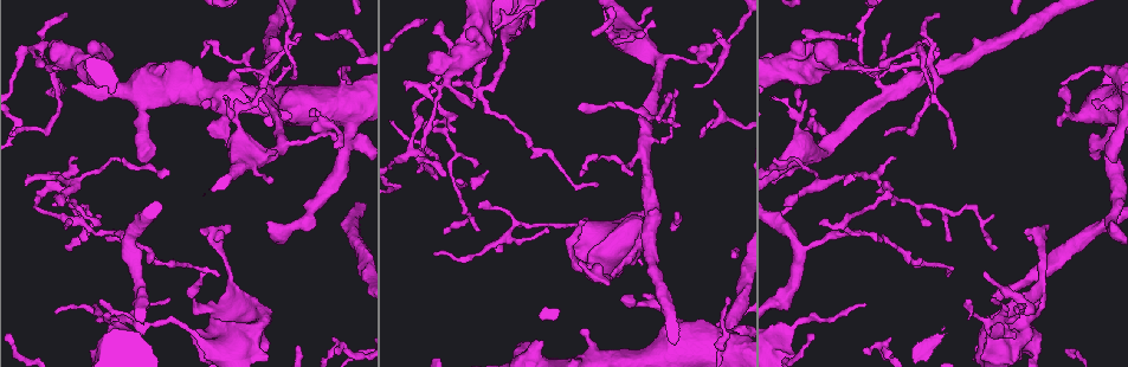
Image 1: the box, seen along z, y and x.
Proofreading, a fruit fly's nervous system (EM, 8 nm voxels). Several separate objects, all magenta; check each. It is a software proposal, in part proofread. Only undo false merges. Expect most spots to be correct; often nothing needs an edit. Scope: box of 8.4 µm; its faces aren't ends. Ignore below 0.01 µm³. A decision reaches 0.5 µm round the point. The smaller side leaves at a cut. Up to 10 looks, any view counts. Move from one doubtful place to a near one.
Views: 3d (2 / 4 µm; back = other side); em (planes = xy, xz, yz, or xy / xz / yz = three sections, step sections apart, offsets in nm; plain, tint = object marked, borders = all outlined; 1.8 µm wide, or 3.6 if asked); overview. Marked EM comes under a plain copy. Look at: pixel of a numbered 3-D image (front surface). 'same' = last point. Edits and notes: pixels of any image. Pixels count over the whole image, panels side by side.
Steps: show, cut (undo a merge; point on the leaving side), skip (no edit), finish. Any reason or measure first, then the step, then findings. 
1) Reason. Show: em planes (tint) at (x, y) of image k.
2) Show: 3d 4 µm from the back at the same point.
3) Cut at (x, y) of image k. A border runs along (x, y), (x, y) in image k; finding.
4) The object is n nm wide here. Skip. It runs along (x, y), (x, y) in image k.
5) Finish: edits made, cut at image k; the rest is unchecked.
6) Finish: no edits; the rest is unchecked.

Thick turns thin. Show: em 3.6 µm xz step 8 (tint) at (294, 116) of image 1.

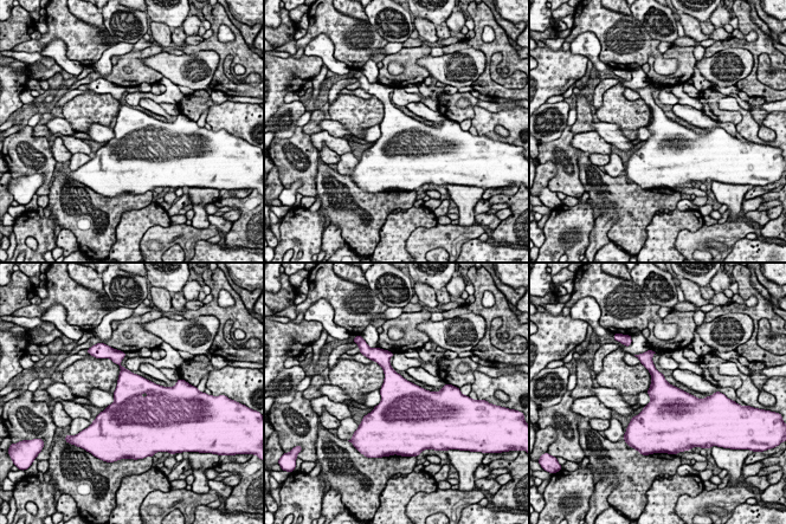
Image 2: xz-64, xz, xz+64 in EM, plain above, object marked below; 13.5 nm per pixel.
Skip. One cell here.

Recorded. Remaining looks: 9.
Branch point. Show: em xy step 16 (tint) at (433, 122) of image 1.

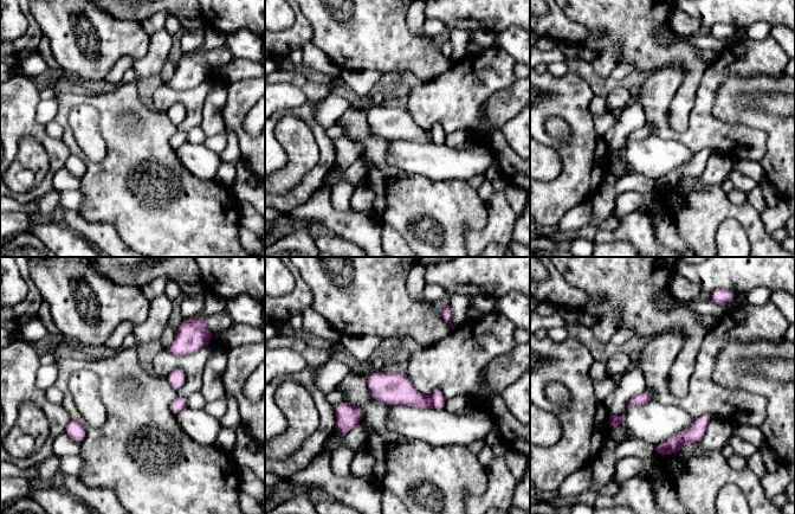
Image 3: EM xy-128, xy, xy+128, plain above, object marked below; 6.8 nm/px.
Show: em planes (tint) at the same point.

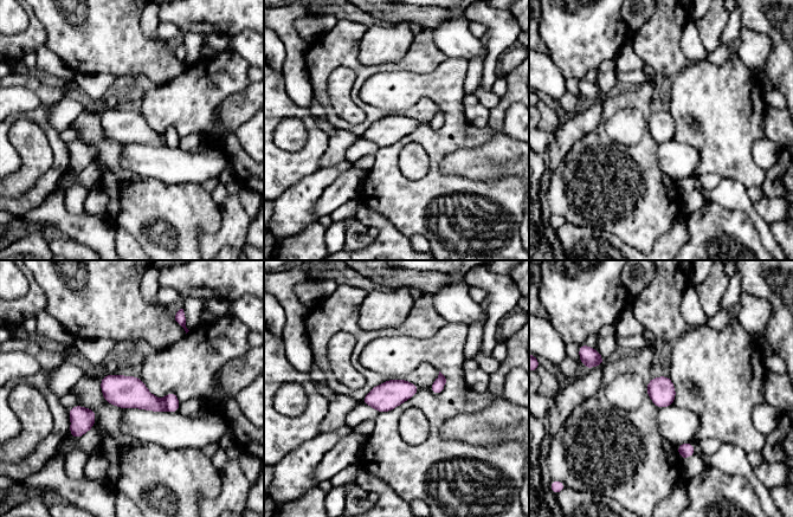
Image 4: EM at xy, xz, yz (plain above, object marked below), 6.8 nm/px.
Cut at (172, 402) of image 4. A border runs along (163, 400), (166, 409) in image 4; two cells meet here.

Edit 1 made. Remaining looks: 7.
Redraw. Show: overview.

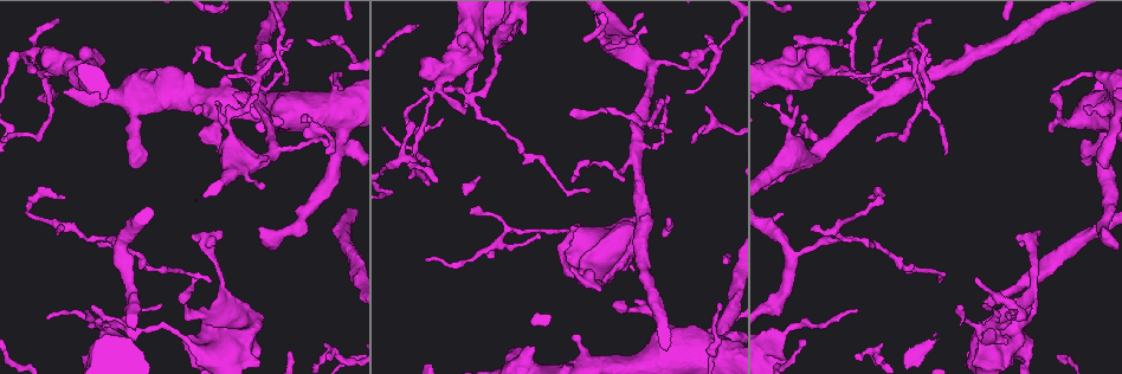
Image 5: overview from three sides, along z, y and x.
Sharp bend. Show: em xy step 8 (tint) at (822, 68) of image 5.

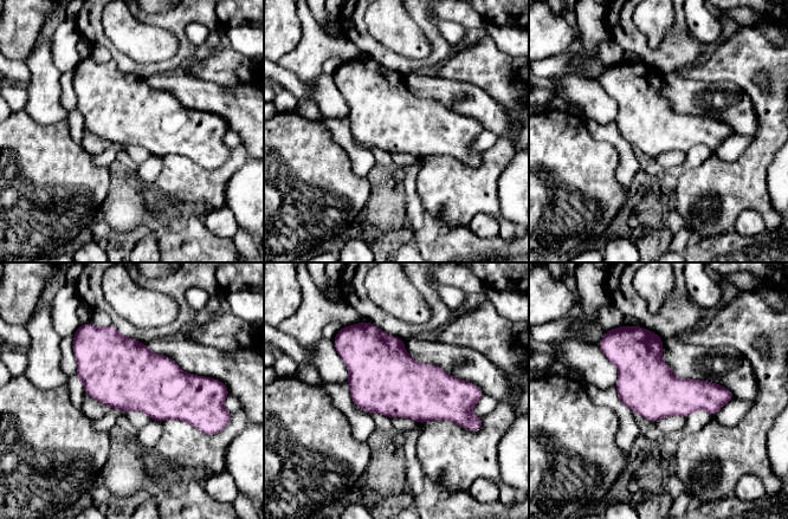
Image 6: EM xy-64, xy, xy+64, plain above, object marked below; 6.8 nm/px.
Show: em planes (borders) at the same point.

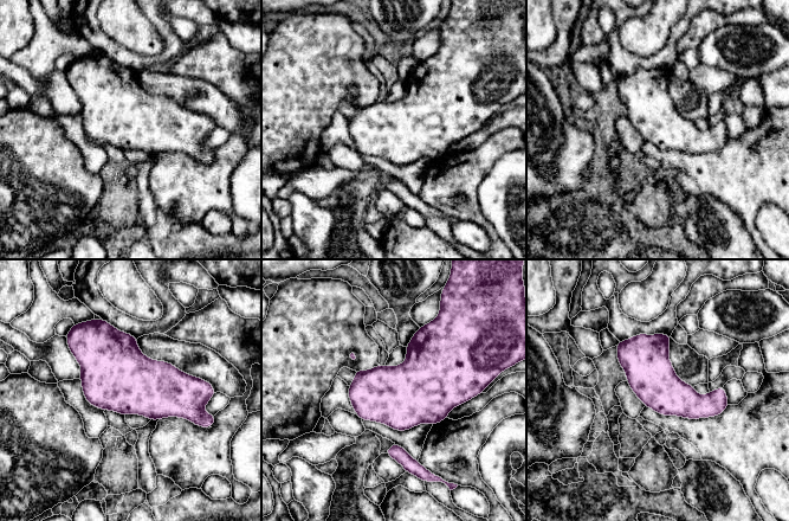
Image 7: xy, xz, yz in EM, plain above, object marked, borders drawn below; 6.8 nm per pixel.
Skip. It runs along (620, 345), (673, 397), (724, 404) in image 7; one cell here.

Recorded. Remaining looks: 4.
Finish: edits made, cut at image 4; the rest is unchecked.

